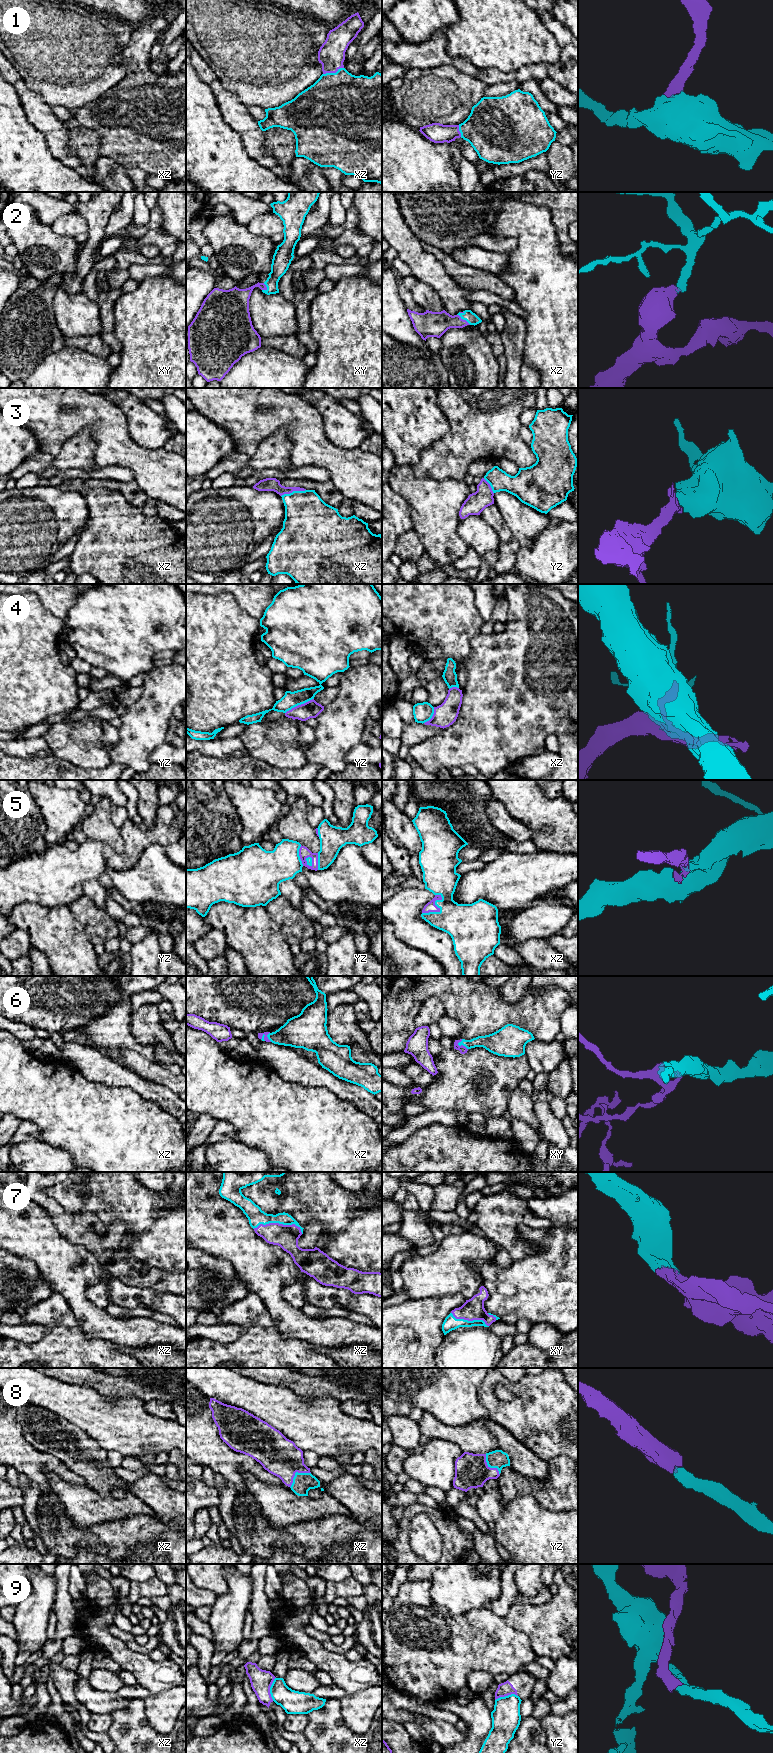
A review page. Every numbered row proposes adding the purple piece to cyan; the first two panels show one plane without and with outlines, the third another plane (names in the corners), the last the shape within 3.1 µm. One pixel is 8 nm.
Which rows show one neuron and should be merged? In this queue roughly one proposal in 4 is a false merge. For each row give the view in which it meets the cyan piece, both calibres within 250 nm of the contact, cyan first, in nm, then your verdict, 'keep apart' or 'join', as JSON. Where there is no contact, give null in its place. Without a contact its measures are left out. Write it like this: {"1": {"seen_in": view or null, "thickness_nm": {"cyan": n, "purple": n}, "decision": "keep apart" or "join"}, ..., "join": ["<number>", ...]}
{"1": {"seen_in": "xz", "thickness_nm": {"cyan": 500, "purple": 220}, "decision": "join"}, "2": {"seen_in": "xz", "thickness_nm": {"cyan": 90, "purple": 200}, "decision": "join"}, "3": {"seen_in": "xz", "thickness_nm": {"cyan": 380, "purple": 110}, "decision": "join"}, "4": {"seen_in": "yz", "thickness_nm": {"cyan": 130, "purple": 140}, "decision": "keep apart"}, "5": {"seen_in": "xz", "thickness_nm": {"cyan": 340, "purple": 80}, "decision": "join"}, "6": {"seen_in": "xy", "thickness_nm": {"cyan": 140, "purple": 60}, "decision": "join"}, "7": {"seen_in": "xz", "thickness_nm": {"cyan": 140, "purple": 190}, "decision": "join"}, "8": {"seen_in": "xz", "thickness_nm": {"cyan": 160, "purple": 300}, "decision": "join"}, "9": {"seen_in": "xz", "thickness_nm": {"cyan": 190, "purple": 180}, "decision": "keep apart"}, "join": ["1", "2", "3", "5", "6", "7", "8"]}

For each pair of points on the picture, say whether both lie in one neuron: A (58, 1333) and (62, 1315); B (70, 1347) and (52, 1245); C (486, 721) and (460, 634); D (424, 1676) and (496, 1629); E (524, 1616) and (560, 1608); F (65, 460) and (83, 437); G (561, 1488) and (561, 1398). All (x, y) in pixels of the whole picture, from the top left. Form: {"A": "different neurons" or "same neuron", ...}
{"A": "different neurons", "B": "different neurons", "C": "different neurons", "D": "same neuron", "E": "same neuron", "F": "same neuron", "G": "different neurons"}

